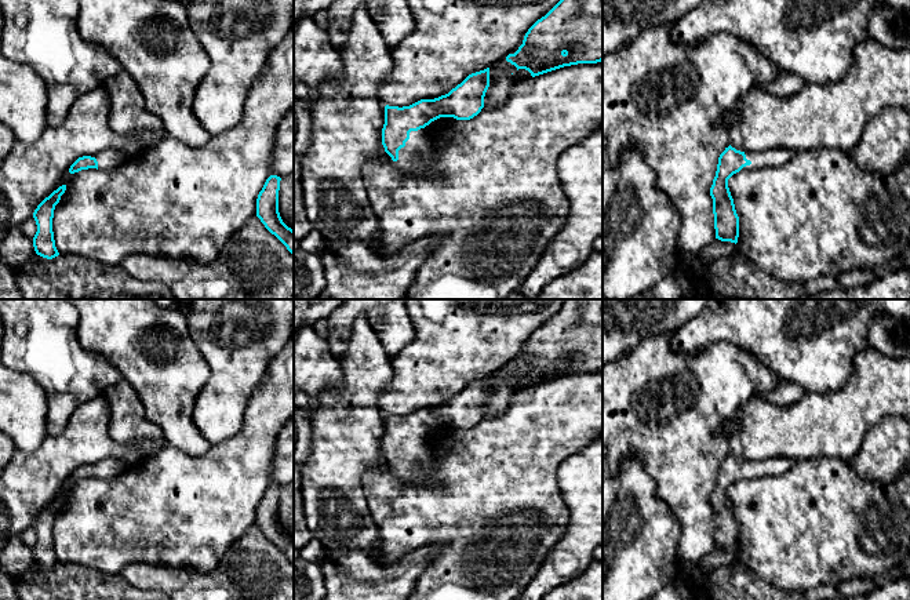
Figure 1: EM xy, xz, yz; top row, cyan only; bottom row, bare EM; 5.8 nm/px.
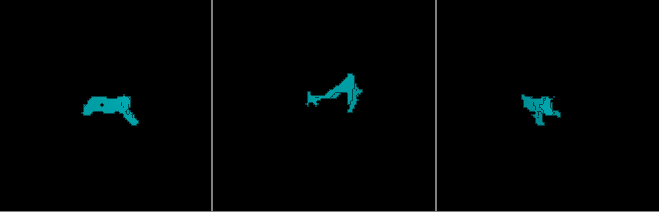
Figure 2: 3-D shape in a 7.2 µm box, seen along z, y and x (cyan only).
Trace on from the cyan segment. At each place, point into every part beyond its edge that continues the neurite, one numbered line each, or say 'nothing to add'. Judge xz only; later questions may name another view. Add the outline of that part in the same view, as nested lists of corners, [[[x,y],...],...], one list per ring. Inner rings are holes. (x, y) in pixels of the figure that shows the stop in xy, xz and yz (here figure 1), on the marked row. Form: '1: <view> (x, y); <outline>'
1: xz (415, 157); [[[427,128],[410,132],[410,139],[405,146],[398,150],[398,160],[393,161],[386,153],[390,163],[401,172],[412,175],[425,175],[433,163],[432,142],[427,135]]]

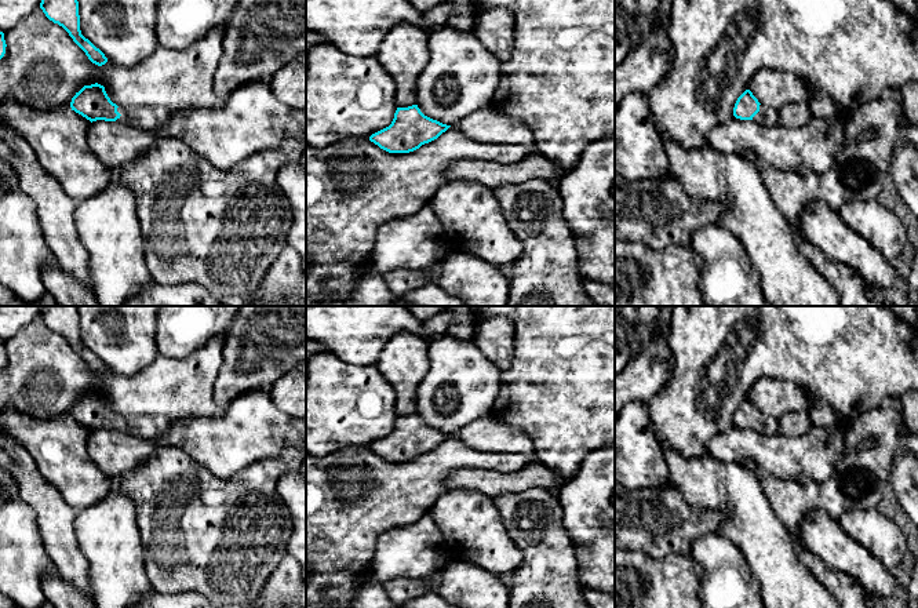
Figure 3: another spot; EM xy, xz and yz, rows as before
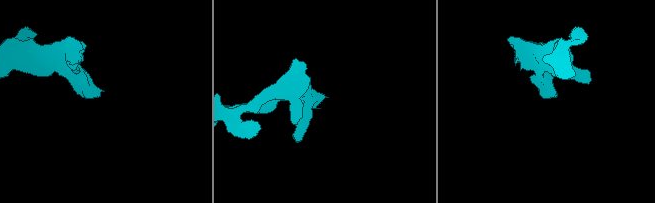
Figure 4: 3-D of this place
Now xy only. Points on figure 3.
1: xy (149, 117); [[[119,106],[117,112],[121,114],[117,123],[143,130],[161,127],[172,114],[165,106]]]

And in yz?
1: yz (765, 116); [[[759,105],[759,112],[753,117],[753,121],[768,127],[777,125],[777,110]]]

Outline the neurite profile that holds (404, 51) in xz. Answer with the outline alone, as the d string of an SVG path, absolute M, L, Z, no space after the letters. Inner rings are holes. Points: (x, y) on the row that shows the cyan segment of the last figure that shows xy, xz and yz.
M400 23L379 44L375 58L396 84L396 108L416 105L416 80L429 62L429 32Z

